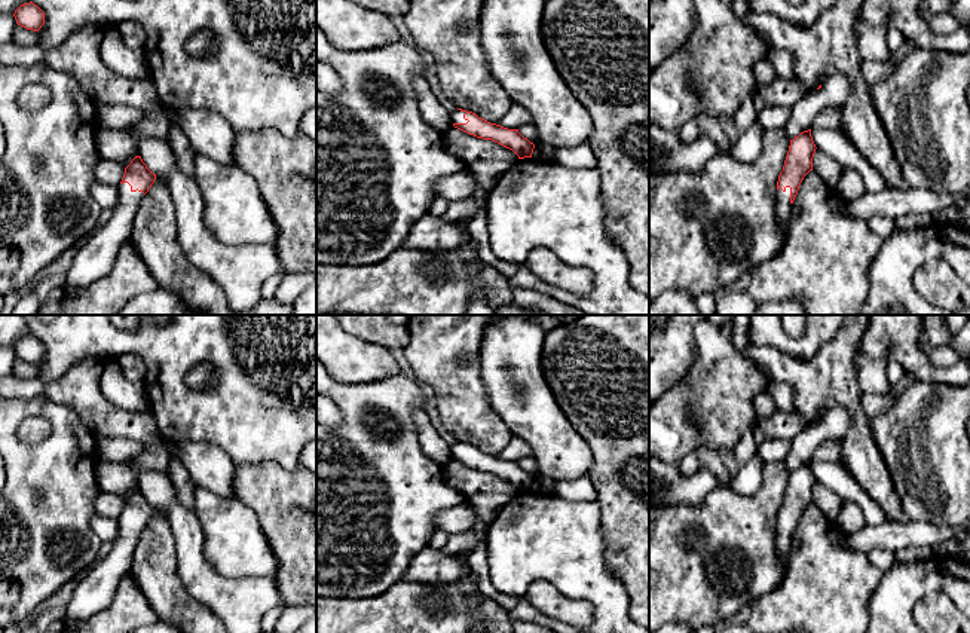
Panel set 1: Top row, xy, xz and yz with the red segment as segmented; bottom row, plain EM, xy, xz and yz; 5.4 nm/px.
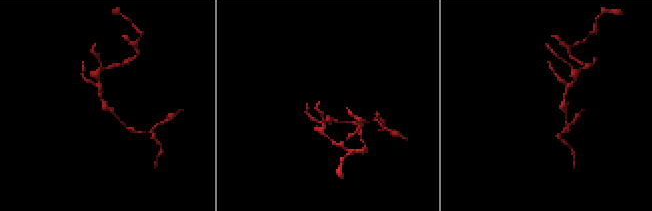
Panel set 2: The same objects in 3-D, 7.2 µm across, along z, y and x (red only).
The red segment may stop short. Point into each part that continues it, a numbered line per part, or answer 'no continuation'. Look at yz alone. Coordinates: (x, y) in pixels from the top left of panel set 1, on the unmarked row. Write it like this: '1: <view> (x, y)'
1: yz (783, 538)

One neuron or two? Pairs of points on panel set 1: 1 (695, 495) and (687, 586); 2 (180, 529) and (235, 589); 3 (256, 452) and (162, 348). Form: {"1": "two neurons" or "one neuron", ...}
{"1": "two neurons", "2": "one neuron", "3": "one neuron"}

